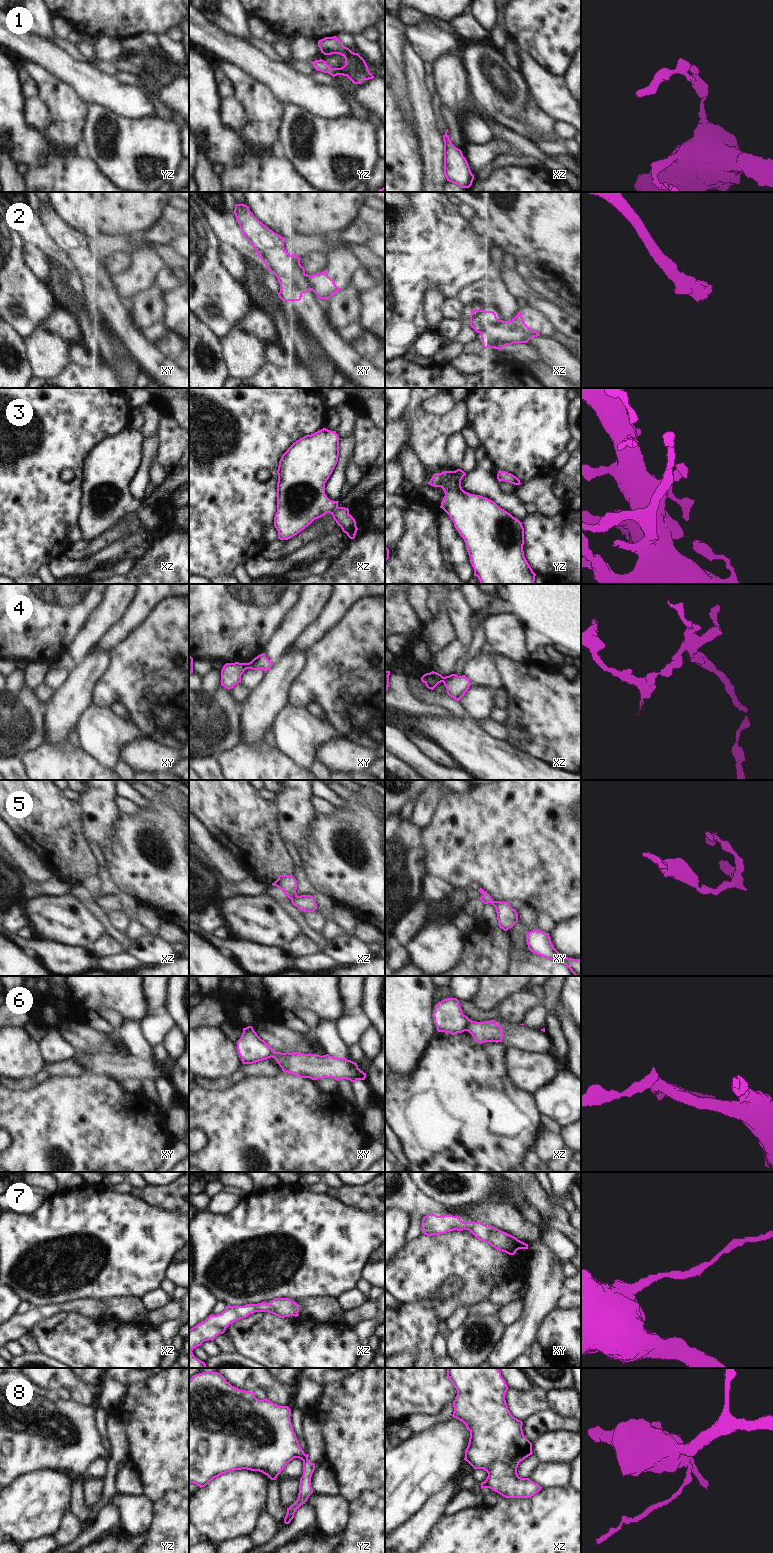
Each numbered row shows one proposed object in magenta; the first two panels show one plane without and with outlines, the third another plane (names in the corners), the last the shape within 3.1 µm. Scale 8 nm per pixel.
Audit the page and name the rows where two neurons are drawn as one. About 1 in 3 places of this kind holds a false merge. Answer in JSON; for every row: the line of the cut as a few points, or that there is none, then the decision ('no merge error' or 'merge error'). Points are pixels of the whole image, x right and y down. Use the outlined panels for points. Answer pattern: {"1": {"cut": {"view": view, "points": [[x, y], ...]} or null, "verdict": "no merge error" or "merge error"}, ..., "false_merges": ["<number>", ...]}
{"1": {"cut": null, "verdict": "no merge error"}, "2": {"cut": {"view": "xy", "points": [[300, 266], [300, 279], [310, 289]]}, "verdict": "merge error"}, "3": {"cut": null, "verdict": "no merge error"}, "4": {"cut": {"view": "xy", "points": [[246, 663], [248, 668]]}, "verdict": "merge error"}, "5": {"cut": null, "verdict": "no merge error"}, "6": {"cut": {"view": "xz", "points": [[471, 1020], [466, 1030]]}, "verdict": "merge error"}, "7": {"cut": null, "verdict": "no merge error"}, "8": {"cut": {"view": "yz", "points": [[307, 1455], [303, 1461]]}, "verdict": "merge error"}, "false_merges": ["2", "4", "6", "8"]}

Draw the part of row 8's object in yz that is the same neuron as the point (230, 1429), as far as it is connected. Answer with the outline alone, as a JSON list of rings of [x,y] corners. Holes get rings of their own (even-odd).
[[[218,1372],[193,1375],[189,1380],[189,1482],[202,1488],[222,1474],[242,1469],[259,1471],[276,1480],[291,1460],[307,1458],[293,1431],[290,1416],[288,1406],[276,1405],[267,1398],[259,1400],[254,1392],[232,1386]]]

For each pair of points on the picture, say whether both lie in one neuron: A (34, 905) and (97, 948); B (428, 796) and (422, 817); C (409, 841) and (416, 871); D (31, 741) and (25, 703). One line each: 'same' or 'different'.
A: different
B: same
C: same
D: same

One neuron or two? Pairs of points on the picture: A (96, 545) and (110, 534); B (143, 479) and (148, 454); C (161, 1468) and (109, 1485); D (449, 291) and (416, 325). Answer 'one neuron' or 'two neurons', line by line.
A: one neuron
B: one neuron
C: two neurons
D: one neuron

